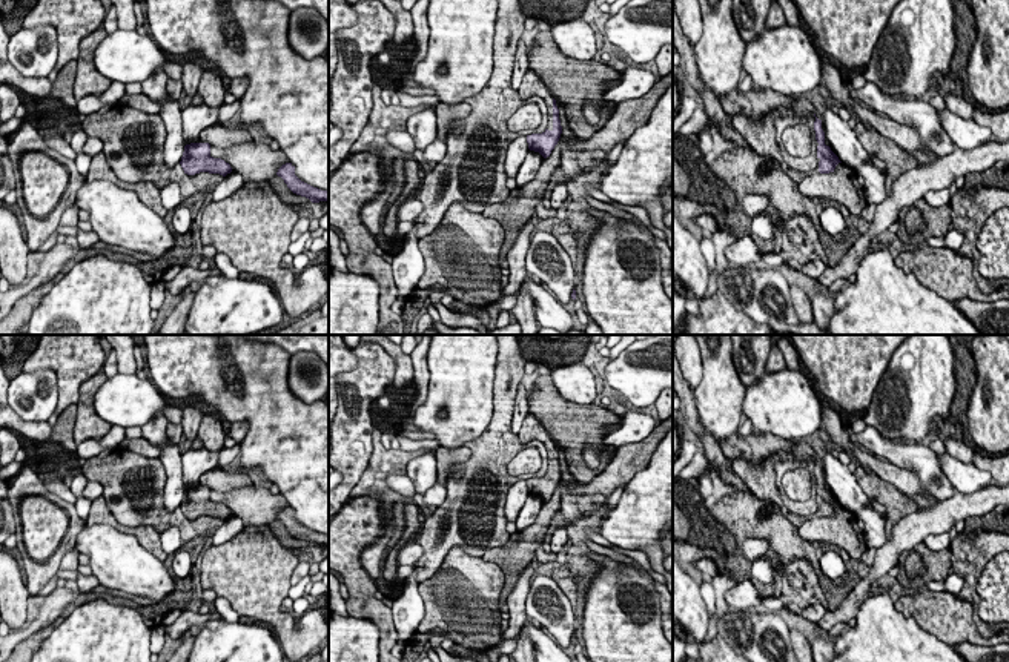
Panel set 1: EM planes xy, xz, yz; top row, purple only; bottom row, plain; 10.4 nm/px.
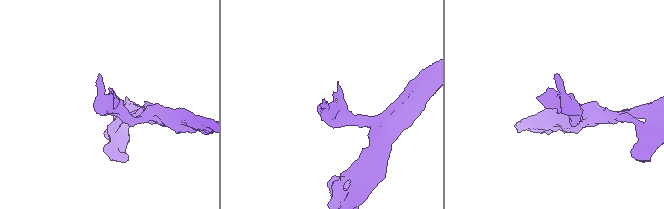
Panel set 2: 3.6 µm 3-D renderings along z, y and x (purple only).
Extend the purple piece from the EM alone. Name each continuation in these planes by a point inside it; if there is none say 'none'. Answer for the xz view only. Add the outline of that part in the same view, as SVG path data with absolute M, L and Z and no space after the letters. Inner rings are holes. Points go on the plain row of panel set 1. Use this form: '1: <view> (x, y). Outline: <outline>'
1: xz (532, 430). Outline: M528 413L522 422L522 427L518 433L519 441L522 444L528 444L530 441L541 441L548 452L548 475L553 475L553 441L548 436L547 430L541 425L541 422Z

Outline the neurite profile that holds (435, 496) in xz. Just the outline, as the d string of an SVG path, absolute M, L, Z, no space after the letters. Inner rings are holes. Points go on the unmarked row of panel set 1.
M436 481L435 485L428 488L427 493L424 495L424 502L427 505L439 507L444 502L445 496L447 488L439 481Z

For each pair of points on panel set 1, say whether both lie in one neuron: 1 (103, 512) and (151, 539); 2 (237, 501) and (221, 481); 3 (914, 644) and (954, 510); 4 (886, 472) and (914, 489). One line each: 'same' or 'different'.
1: same
2: different
3: different
4: same

